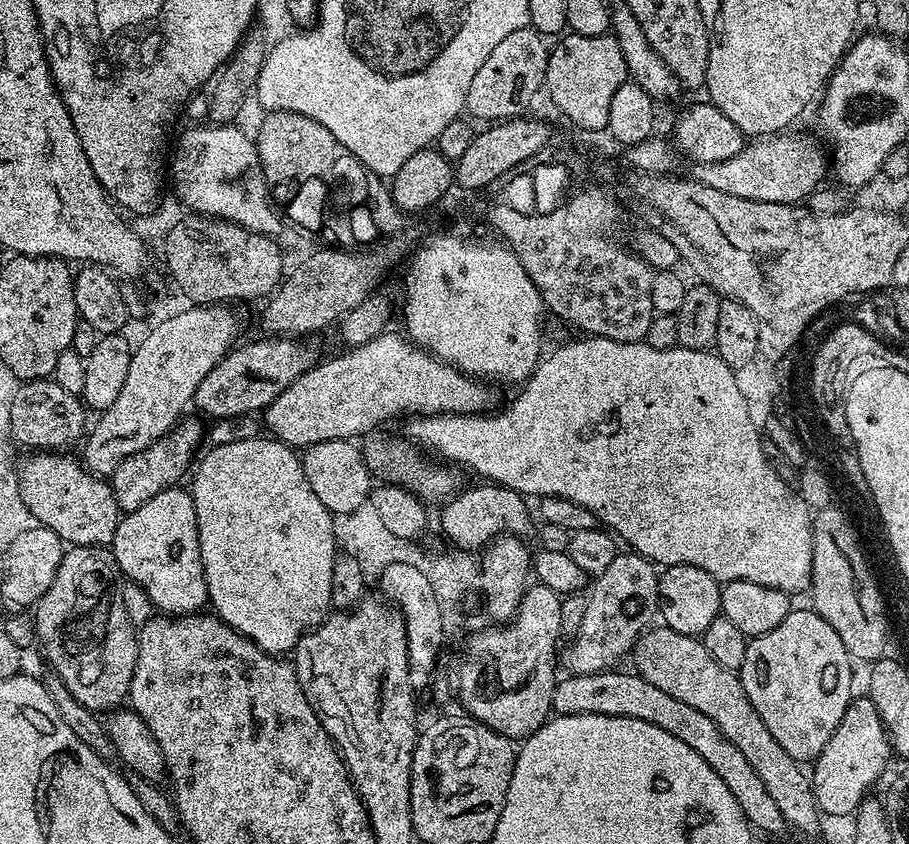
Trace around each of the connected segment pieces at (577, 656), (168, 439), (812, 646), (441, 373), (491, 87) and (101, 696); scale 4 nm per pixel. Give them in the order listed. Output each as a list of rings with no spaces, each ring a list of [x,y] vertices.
[[[631,550],[621,551],[606,566],[602,575],[591,581],[592,592],[587,593],[588,611],[584,613],[584,621],[580,623],[580,631],[576,633],[572,644],[568,649],[563,649],[562,664],[568,667],[567,671],[572,674],[590,674],[591,672],[607,672],[615,669],[616,664],[624,655],[631,653],[636,647],[636,641],[649,631],[652,619],[657,619],[660,607],[660,572],[657,565]]]
[[[181,419],[180,423],[167,432],[160,440],[156,440],[152,445],[146,446],[141,452],[131,454],[118,465],[110,477],[112,493],[116,499],[116,505],[121,513],[133,512],[142,506],[142,502],[150,502],[154,494],[162,490],[179,485],[180,479],[193,467],[192,451],[205,439],[205,425],[200,425],[196,420]]]
[[[807,607],[799,608],[788,612],[786,618],[782,618],[782,622],[774,626],[774,630],[749,639],[746,646],[746,662],[742,662],[738,675],[754,710],[758,710],[758,718],[762,718],[766,730],[774,734],[778,746],[782,746],[782,750],[786,750],[790,758],[812,762],[822,754],[826,742],[830,742],[830,734],[834,734],[838,722],[842,722],[848,705],[854,699],[854,661],[848,655],[846,646],[842,646],[842,638],[838,638],[830,622],[826,622],[817,612]]]
[[[392,330],[376,336],[357,348],[344,350],[341,356],[333,360],[321,359],[315,368],[303,372],[297,380],[290,382],[274,402],[263,409],[262,424],[273,437],[282,441],[293,450],[303,450],[318,442],[331,440],[355,441],[356,436],[376,428],[386,420],[392,419],[399,412],[408,412],[417,416],[474,416],[485,411],[492,396],[488,393],[489,385],[483,379],[468,376],[439,360],[431,352],[412,343],[407,335],[395,336]]]
[[[531,26],[514,30],[514,34],[508,35],[503,42],[498,42],[490,58],[482,62],[478,74],[474,74],[473,80],[470,81],[470,90],[464,103],[467,115],[473,121],[488,120],[484,122],[511,120],[525,115],[529,111],[532,99],[539,92],[541,95],[544,88],[544,75],[550,51],[549,45],[544,44],[547,44],[545,37],[535,32]]]
[[[72,546],[65,551],[64,560],[60,564],[58,574],[54,582],[50,582],[50,590],[42,594],[42,598],[36,601],[34,605],[35,621],[35,639],[42,649],[44,659],[51,665],[53,672],[60,676],[62,682],[66,684],[67,690],[74,696],[84,707],[88,707],[95,714],[107,714],[113,710],[119,709],[127,701],[130,682],[134,676],[134,662],[136,661],[136,642],[138,639],[137,629],[126,618],[126,610],[122,610],[122,594],[120,585],[122,583],[122,573],[116,566],[116,559],[113,558],[111,551],[104,546],[93,546],[91,548],[82,548]]]

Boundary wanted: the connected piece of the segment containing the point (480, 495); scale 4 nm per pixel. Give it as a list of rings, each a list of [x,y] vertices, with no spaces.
[[[480,482],[477,485],[477,488],[468,488],[465,492],[457,491],[440,512],[441,530],[448,535],[449,542],[453,544],[451,547],[461,553],[483,549],[501,534],[525,535],[525,501],[520,493],[491,482]]]

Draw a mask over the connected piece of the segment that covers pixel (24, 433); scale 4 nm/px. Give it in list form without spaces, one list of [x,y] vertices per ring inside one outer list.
[[[51,378],[29,380],[21,383],[10,405],[11,439],[24,450],[68,450],[76,439],[85,435],[84,412],[86,408],[74,395],[66,394]]]

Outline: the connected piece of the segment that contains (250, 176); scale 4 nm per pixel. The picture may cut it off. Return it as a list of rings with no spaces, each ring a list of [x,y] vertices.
[[[212,122],[207,131],[188,133],[184,138],[183,147],[176,160],[176,168],[170,174],[172,188],[176,196],[185,204],[185,209],[201,216],[210,216],[217,220],[228,220],[232,224],[242,226],[251,232],[276,234],[280,228],[280,220],[268,201],[270,185],[264,177],[262,162],[259,161],[256,141],[249,137],[232,122]]]

